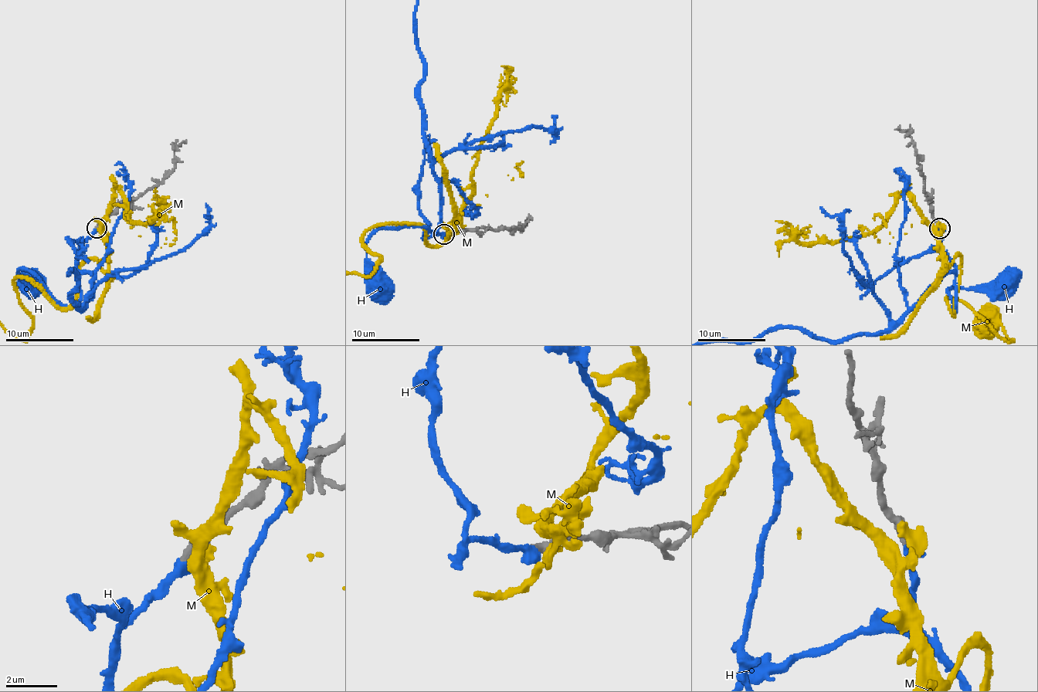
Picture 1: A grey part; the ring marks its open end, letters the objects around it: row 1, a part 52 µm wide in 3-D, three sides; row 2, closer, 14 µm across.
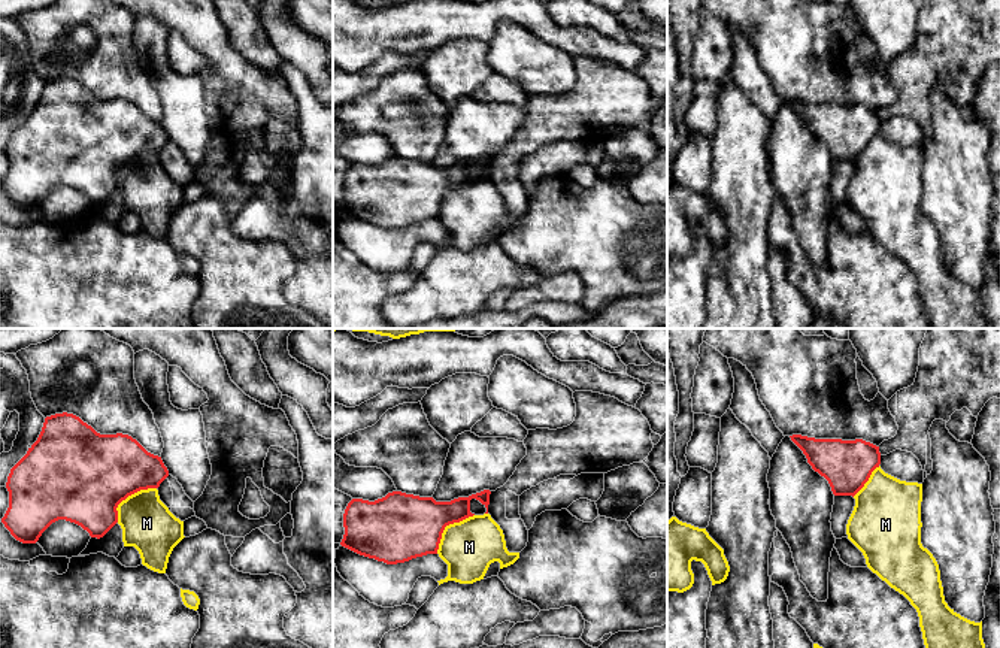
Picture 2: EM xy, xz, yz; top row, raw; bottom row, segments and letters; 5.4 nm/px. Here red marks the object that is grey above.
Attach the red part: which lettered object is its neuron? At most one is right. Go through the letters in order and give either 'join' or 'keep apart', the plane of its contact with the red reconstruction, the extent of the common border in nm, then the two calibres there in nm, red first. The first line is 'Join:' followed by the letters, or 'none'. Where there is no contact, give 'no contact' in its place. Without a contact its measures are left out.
Join: H
H: join | no contact
M: keep apart | xy | 280 nm | 460/280 nm

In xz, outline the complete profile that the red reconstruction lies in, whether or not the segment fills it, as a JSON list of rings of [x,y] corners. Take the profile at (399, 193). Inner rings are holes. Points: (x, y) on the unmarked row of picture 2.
[[[484,155],[451,167],[401,157],[375,167],[352,164],[343,179],[340,211],[387,230],[437,219],[445,193],[475,181],[470,178],[472,164],[479,166],[488,179],[490,160]]]

